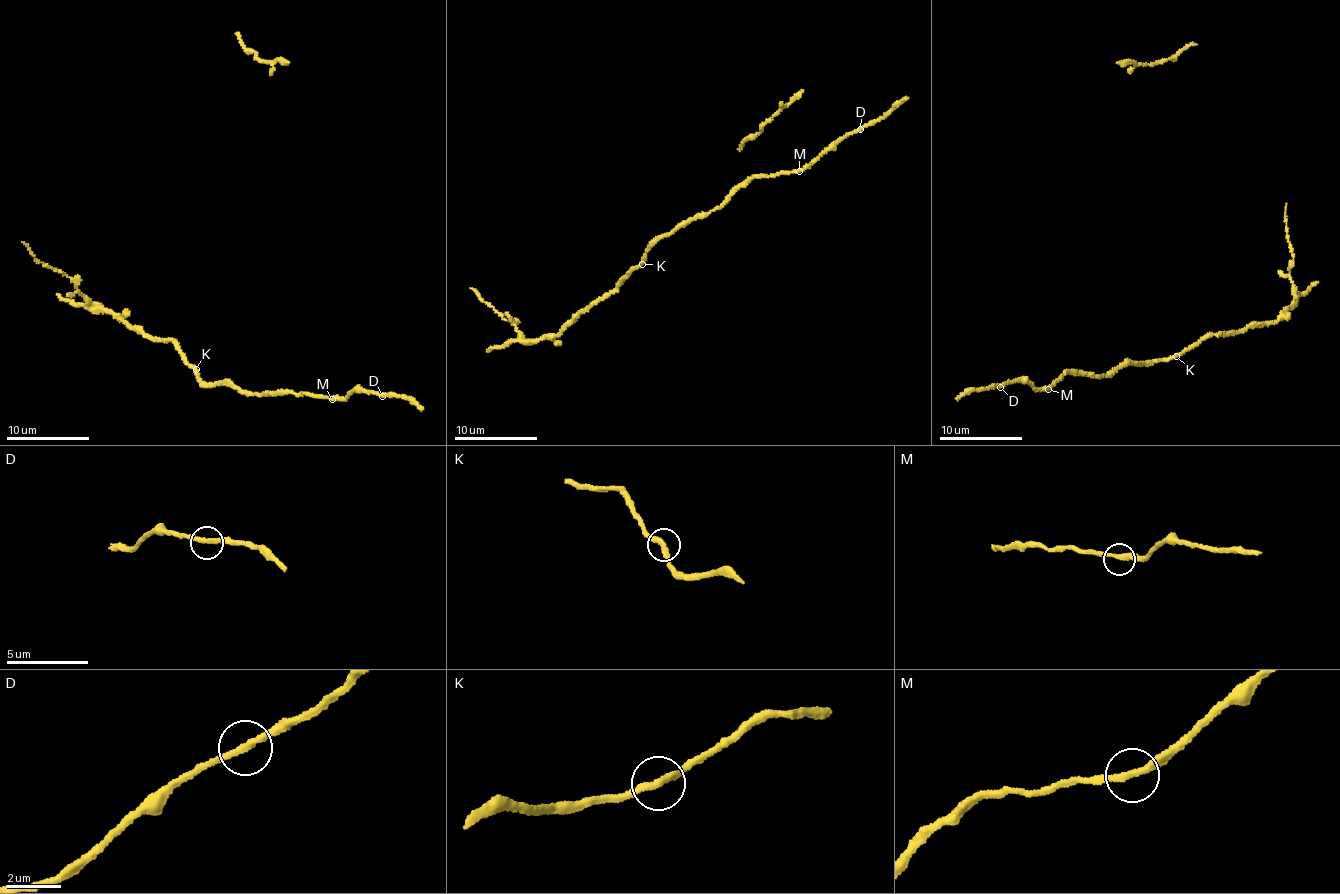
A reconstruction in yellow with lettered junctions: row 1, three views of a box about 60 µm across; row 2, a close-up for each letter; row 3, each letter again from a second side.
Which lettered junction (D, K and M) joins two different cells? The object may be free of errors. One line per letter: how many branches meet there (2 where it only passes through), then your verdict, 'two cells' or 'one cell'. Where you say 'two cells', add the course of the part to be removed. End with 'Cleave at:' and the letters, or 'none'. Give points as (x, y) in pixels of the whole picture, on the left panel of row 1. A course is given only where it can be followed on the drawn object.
D: 2 | one cell
K: 2 | two cells | (196, 369), (189, 366), (173, 341), (154, 338), (95, 305), (63, 273), (43, 264), (22, 242)
M: 2 | one cell
Cleave at: K

